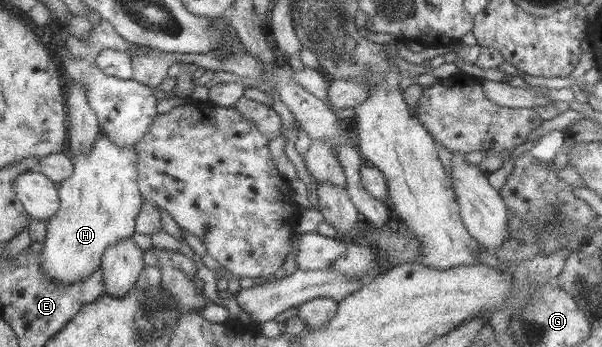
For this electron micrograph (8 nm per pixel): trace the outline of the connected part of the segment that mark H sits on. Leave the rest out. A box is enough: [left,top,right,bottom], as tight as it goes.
[41,131,145,283]

